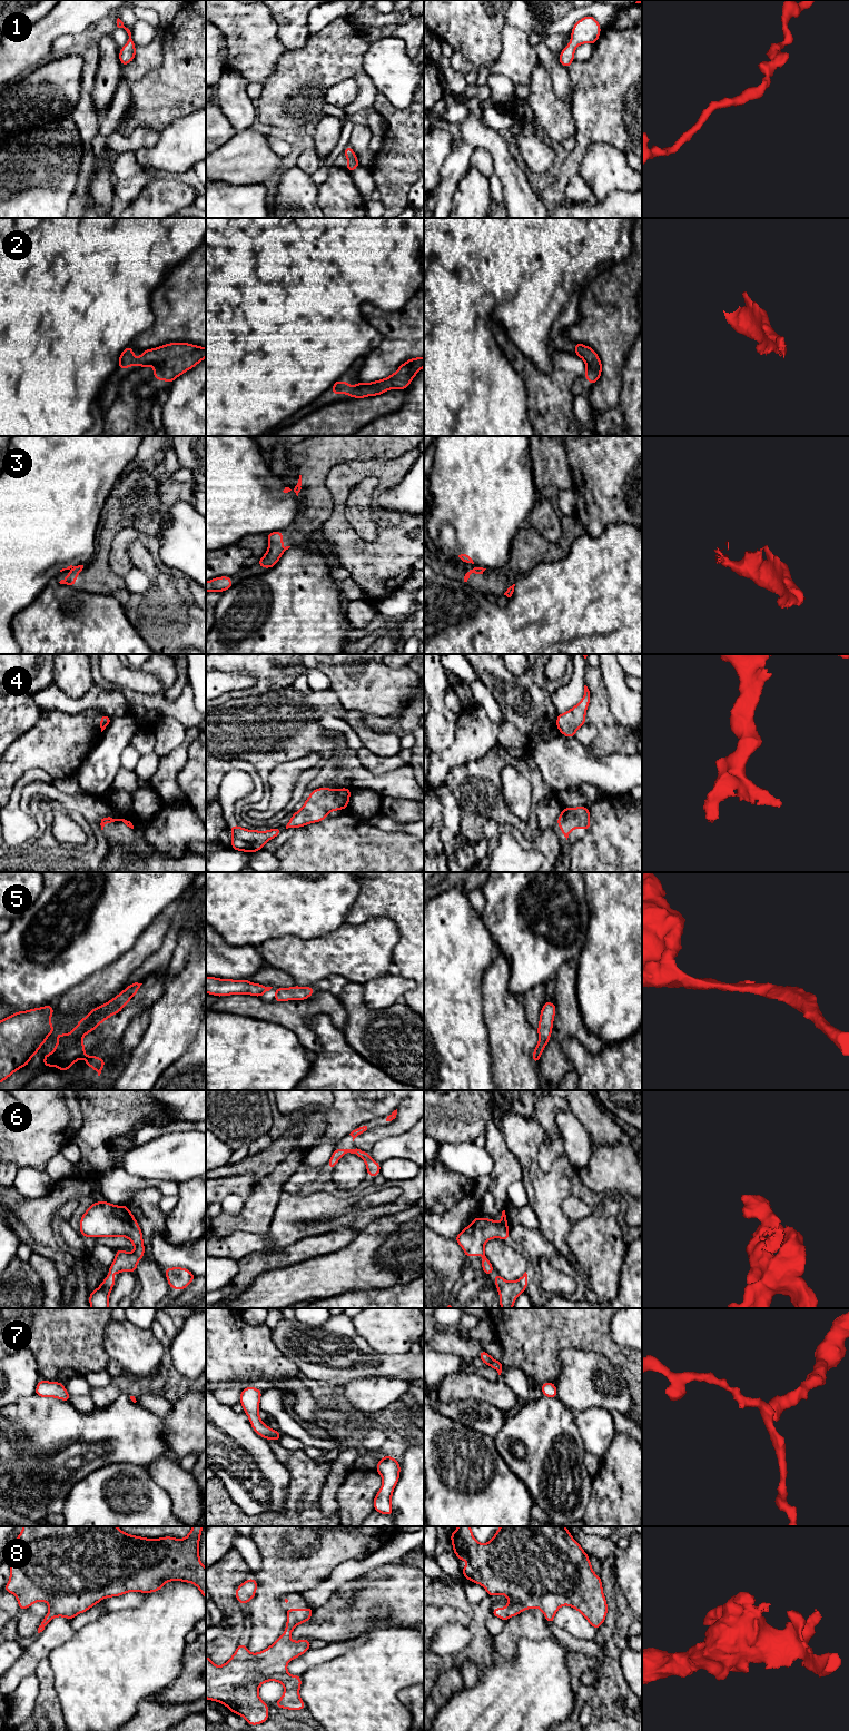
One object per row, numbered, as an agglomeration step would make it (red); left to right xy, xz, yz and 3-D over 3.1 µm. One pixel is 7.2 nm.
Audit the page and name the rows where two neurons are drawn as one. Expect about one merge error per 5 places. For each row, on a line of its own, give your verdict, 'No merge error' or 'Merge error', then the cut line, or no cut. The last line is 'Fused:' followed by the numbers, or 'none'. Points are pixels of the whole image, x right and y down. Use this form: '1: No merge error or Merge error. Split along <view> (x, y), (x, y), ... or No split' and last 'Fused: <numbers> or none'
1: No merge error. No split
2: No merge error. No split
3: Merge error. Split along xy (80, 565), (76, 567)
4: No merge error. No split
5: No merge error. No split
6: No merge error. No split
7: No merge error. No split
8: No merge error. No split
Fused: 3

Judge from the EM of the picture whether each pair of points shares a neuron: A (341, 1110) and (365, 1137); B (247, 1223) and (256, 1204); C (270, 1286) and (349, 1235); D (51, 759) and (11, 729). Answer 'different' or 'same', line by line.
A: different
B: same
C: different
D: different

